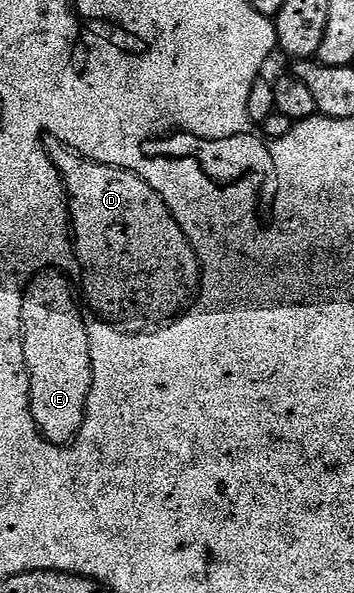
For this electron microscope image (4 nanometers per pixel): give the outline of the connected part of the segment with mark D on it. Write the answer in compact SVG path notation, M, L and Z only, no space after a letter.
M46 137L45 150L49 154L49 159L53 161L53 163L55 164L55 168L59 172L59 176L61 177L61 183L63 183L65 186L65 196L69 200L69 217L71 219L71 237L73 239L73 249L75 251L75 262L76 262L76 265L79 267L79 270L81 266L82 272L85 273L85 298L86 299L84 298L84 301L87 303L87 306L88 306L87 301L89 301L89 306L91 309L94 310L95 313L98 314L96 316L98 319L101 319L107 322L112 322L113 325L118 328L128 328L130 331L133 331L133 332L141 332L141 331L144 331L146 328L157 328L157 327L160 327L162 324L168 324L172 322L174 318L178 317L178 315L180 315L182 311L184 311L186 307L188 307L190 303L192 303L194 299L196 299L200 291L201 261L197 259L197 254L196 252L193 251L193 245L190 244L189 241L187 240L187 236L183 232L183 228L179 228L179 224L175 220L175 216L171 216L171 212L167 208L167 204L165 203L165 201L161 197L159 197L158 194L156 194L156 192L154 192L154 190L152 190L150 186L147 185L147 183L144 182L142 178L140 178L139 176L135 176L133 173L131 173L131 171L120 170L119 168L115 168L114 166L108 166L107 164L99 164L98 162L91 162L89 161L89 159L81 157L81 155L78 154L77 151L73 150L69 146L65 146L64 144L62 144L62 142L58 140L58 138Z

